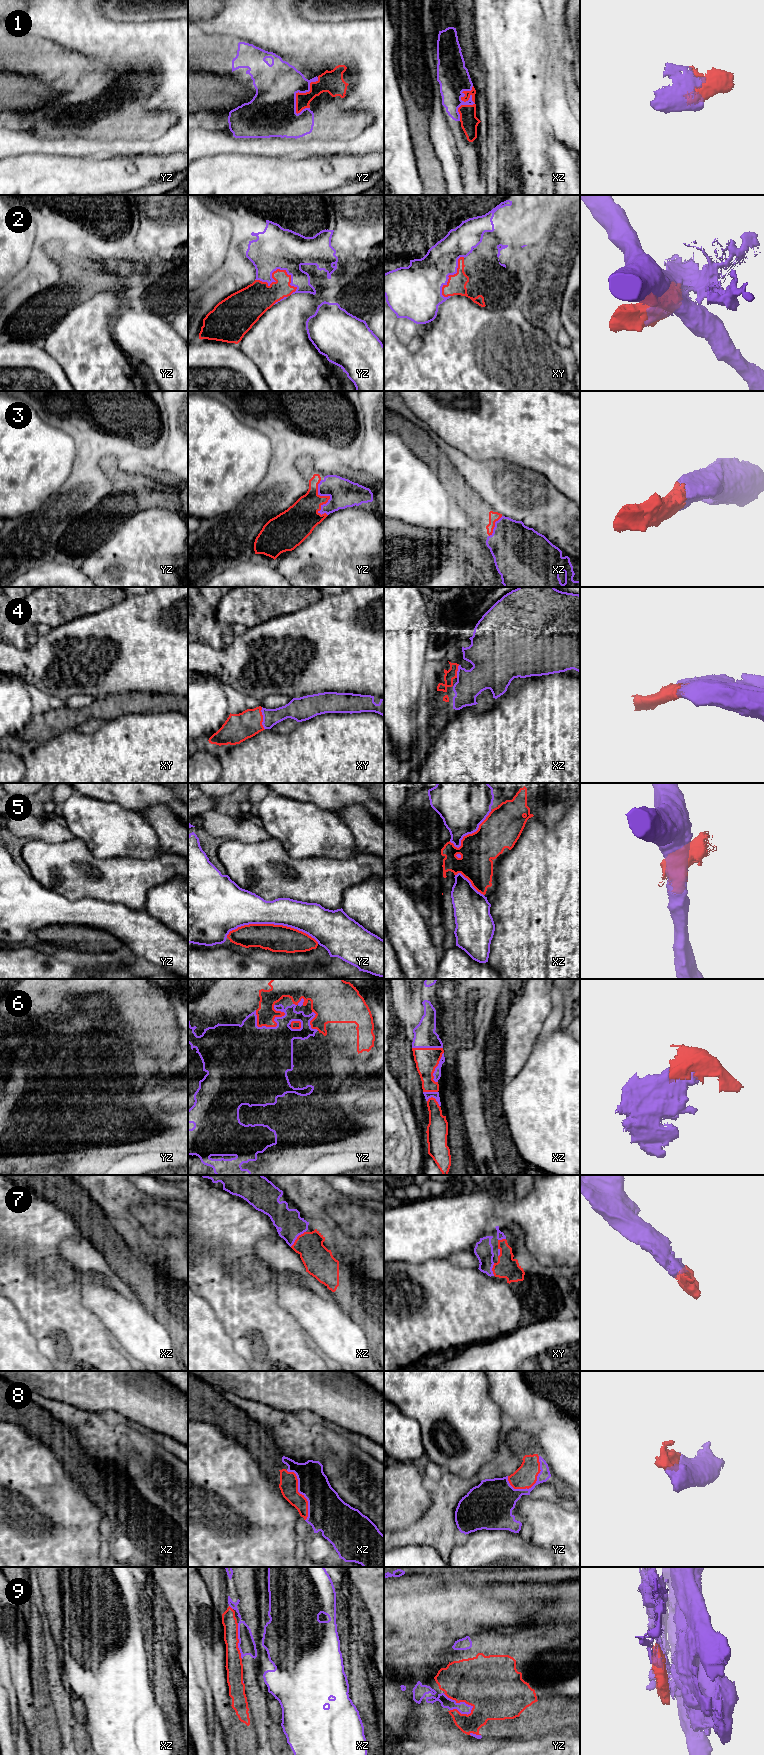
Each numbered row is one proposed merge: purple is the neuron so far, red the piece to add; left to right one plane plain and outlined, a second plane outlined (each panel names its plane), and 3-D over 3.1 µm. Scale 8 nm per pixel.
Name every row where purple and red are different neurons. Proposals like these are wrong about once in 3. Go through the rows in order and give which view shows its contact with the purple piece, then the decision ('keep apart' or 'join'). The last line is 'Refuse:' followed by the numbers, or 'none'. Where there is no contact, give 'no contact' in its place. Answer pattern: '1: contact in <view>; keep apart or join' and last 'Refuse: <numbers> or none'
1: contact in xz; join
2: contact in yz; keep apart
3: contact in yz; join
4: contact in xy; join
5: contact in yz; keep apart
6: contact in yz; join
7: contact in xz; join
8: contact in yz; join
9: contact in yz; keep apart
Refuse: 2, 5, 9

